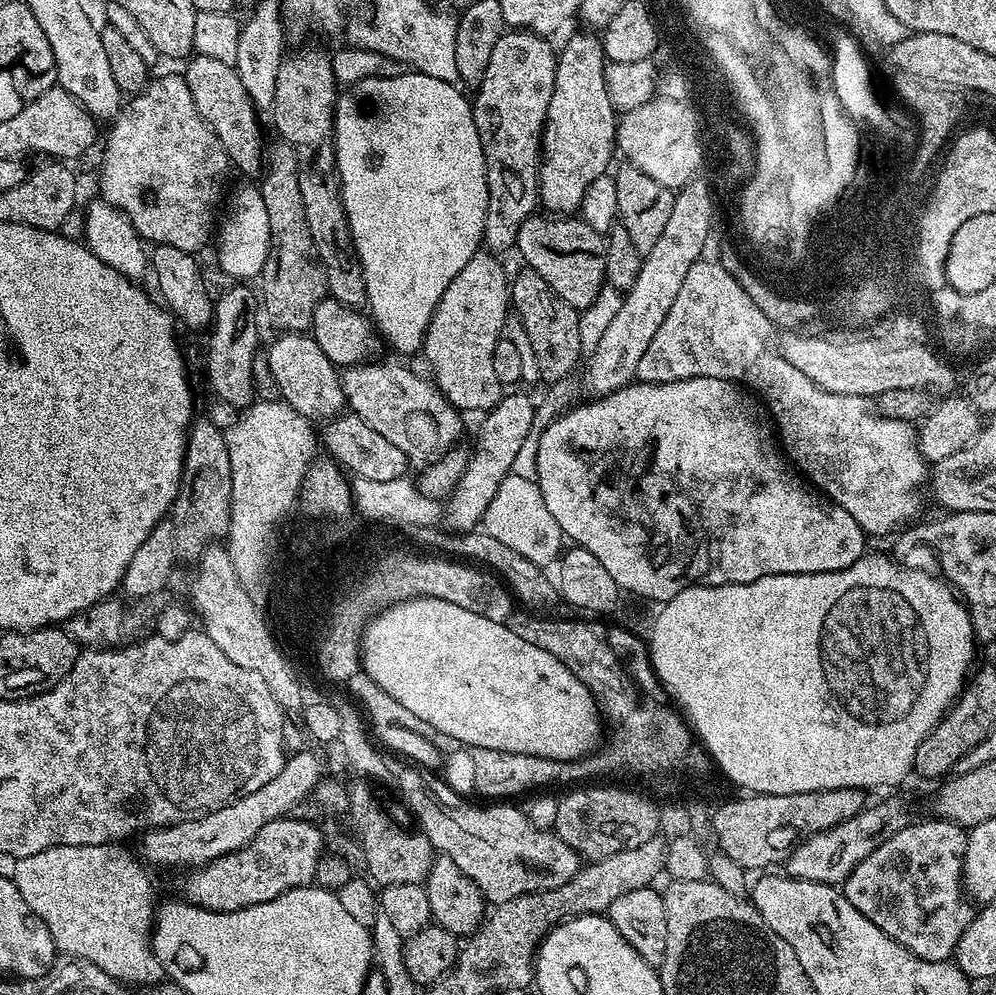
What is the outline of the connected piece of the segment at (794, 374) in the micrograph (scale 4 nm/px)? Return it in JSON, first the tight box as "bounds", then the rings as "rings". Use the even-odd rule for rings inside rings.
{"bounds":[635,258,930,537],"rings":[[[701,258],[696,261],[696,264],[690,266],[689,273],[686,274],[686,280],[682,284],[682,288],[678,292],[673,306],[670,307],[669,313],[666,314],[665,321],[662,322],[662,326],[658,327],[658,332],[654,335],[650,346],[647,347],[646,352],[642,356],[642,360],[638,363],[635,379],[646,384],[665,384],[666,382],[678,382],[679,380],[689,380],[690,378],[722,378],[723,380],[731,380],[743,386],[745,389],[751,390],[766,405],[767,411],[774,421],[774,428],[778,433],[778,440],[782,445],[782,451],[785,457],[787,457],[827,499],[831,500],[833,504],[842,506],[842,510],[846,510],[846,514],[850,514],[850,518],[854,518],[854,522],[858,522],[858,526],[869,537],[884,536],[887,532],[894,531],[895,528],[900,530],[905,526],[911,525],[913,521],[919,517],[916,515],[920,512],[920,492],[916,488],[922,487],[923,484],[925,487],[926,481],[930,476],[929,461],[925,460],[923,454],[920,453],[919,446],[916,445],[917,429],[907,420],[886,418],[873,407],[873,405],[872,408],[868,405],[871,403],[867,396],[834,394],[820,389],[810,378],[806,378],[806,375],[802,374],[801,370],[792,366],[790,362],[786,362],[775,347],[771,348],[771,346],[768,345],[768,336],[764,333],[764,328],[766,328],[766,321],[762,310],[750,300],[749,295],[746,294],[746,291],[738,284],[735,278],[724,270],[722,265],[715,259],[711,258],[711,260],[707,260],[707,258]]]}

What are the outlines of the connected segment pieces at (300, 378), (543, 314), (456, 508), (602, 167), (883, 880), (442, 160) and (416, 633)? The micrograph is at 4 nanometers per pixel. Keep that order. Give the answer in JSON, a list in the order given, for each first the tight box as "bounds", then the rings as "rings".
[{"bounds":[266,332,346,422],"rings":[[[286,332],[277,337],[272,345],[267,345],[266,351],[270,374],[274,374],[274,382],[278,382],[280,399],[311,422],[327,422],[333,416],[341,415],[346,405],[340,372],[337,365],[322,354],[322,346],[318,346],[311,334],[303,332]]]},{"bounds":[510,270,582,381],"rings":[[[524,270],[517,280],[515,277],[511,281],[510,304],[514,309],[514,316],[520,320],[526,334],[529,335],[541,371],[541,381],[567,381],[572,367],[579,362],[582,355],[578,334],[580,312],[571,308],[566,302],[562,302],[562,298],[558,298],[550,290],[548,283],[537,272],[531,270]]]},{"bounds":[444,392,536,533],"rings":[[[516,392],[507,393],[501,397],[499,403],[492,408],[492,411],[483,417],[483,424],[476,438],[476,450],[469,455],[466,473],[459,479],[458,486],[452,491],[451,495],[444,504],[444,522],[449,531],[464,533],[473,531],[484,518],[490,502],[494,500],[494,495],[500,489],[500,484],[513,471],[512,466],[515,464],[528,436],[533,433],[533,420],[536,417],[535,403],[524,394]]]},{"bounds":[538,30,618,218],"rings":[[[580,30],[577,36],[570,37],[556,57],[554,94],[550,94],[540,142],[538,200],[560,218],[579,213],[582,198],[586,190],[590,190],[590,182],[609,171],[608,163],[617,151],[618,113],[610,102],[605,63],[601,37],[588,30]]]},{"bounds":[842,819,974,962],"rings":[[[931,819],[913,822],[894,838],[886,838],[870,858],[854,866],[842,891],[858,914],[866,914],[882,934],[890,934],[910,954],[930,962],[951,961],[974,915],[973,901],[964,891],[968,833],[949,820]]]},{"bounds":[336,70,488,354],"rings":[[[405,70],[398,78],[368,78],[362,82],[351,85],[348,92],[336,101],[336,173],[340,176],[340,193],[342,206],[346,210],[346,218],[350,226],[352,244],[356,248],[356,257],[360,259],[362,274],[366,282],[368,295],[367,311],[370,319],[376,325],[376,331],[396,352],[416,354],[423,349],[424,335],[430,326],[430,318],[442,298],[446,294],[446,286],[454,282],[458,270],[470,262],[470,258],[481,247],[484,238],[484,219],[488,205],[488,183],[484,169],[484,155],[482,142],[478,138],[478,130],[474,126],[472,106],[469,97],[464,97],[456,84],[442,82],[438,78],[424,76],[421,72]]]},{"bounds":[362,597,602,760],"rings":[[[414,597],[394,603],[384,611],[377,613],[364,630],[362,663],[364,672],[378,687],[382,690],[396,692],[397,697],[404,700],[407,708],[412,708],[413,714],[422,717],[426,722],[436,724],[438,730],[442,730],[457,745],[469,744],[472,748],[482,748],[481,750],[489,752],[508,751],[510,754],[526,754],[551,760],[583,758],[595,753],[601,747],[602,713],[599,703],[589,688],[568,667],[562,662],[558,662],[558,658],[554,658],[554,654],[546,654],[546,650],[538,650],[538,646],[534,646],[534,642],[530,642],[526,638],[518,638],[518,634],[514,634],[514,630],[507,623],[500,624],[490,621],[482,614],[474,614],[473,611],[454,606],[451,602],[444,602],[439,598]]]}]

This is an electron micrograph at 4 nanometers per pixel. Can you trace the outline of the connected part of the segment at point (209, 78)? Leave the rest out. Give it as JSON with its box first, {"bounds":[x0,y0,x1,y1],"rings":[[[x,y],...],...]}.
{"bounds":[182,55,266,177],"rings":[[[193,55],[187,64],[188,69],[183,69],[182,75],[190,86],[198,114],[206,126],[210,126],[218,142],[222,142],[235,171],[237,168],[248,176],[259,177],[266,164],[266,143],[260,133],[260,120],[256,117],[258,109],[252,103],[250,94],[246,94],[246,86],[242,86],[242,78],[238,78],[235,67],[226,62],[218,62],[218,58],[198,55]]]}

